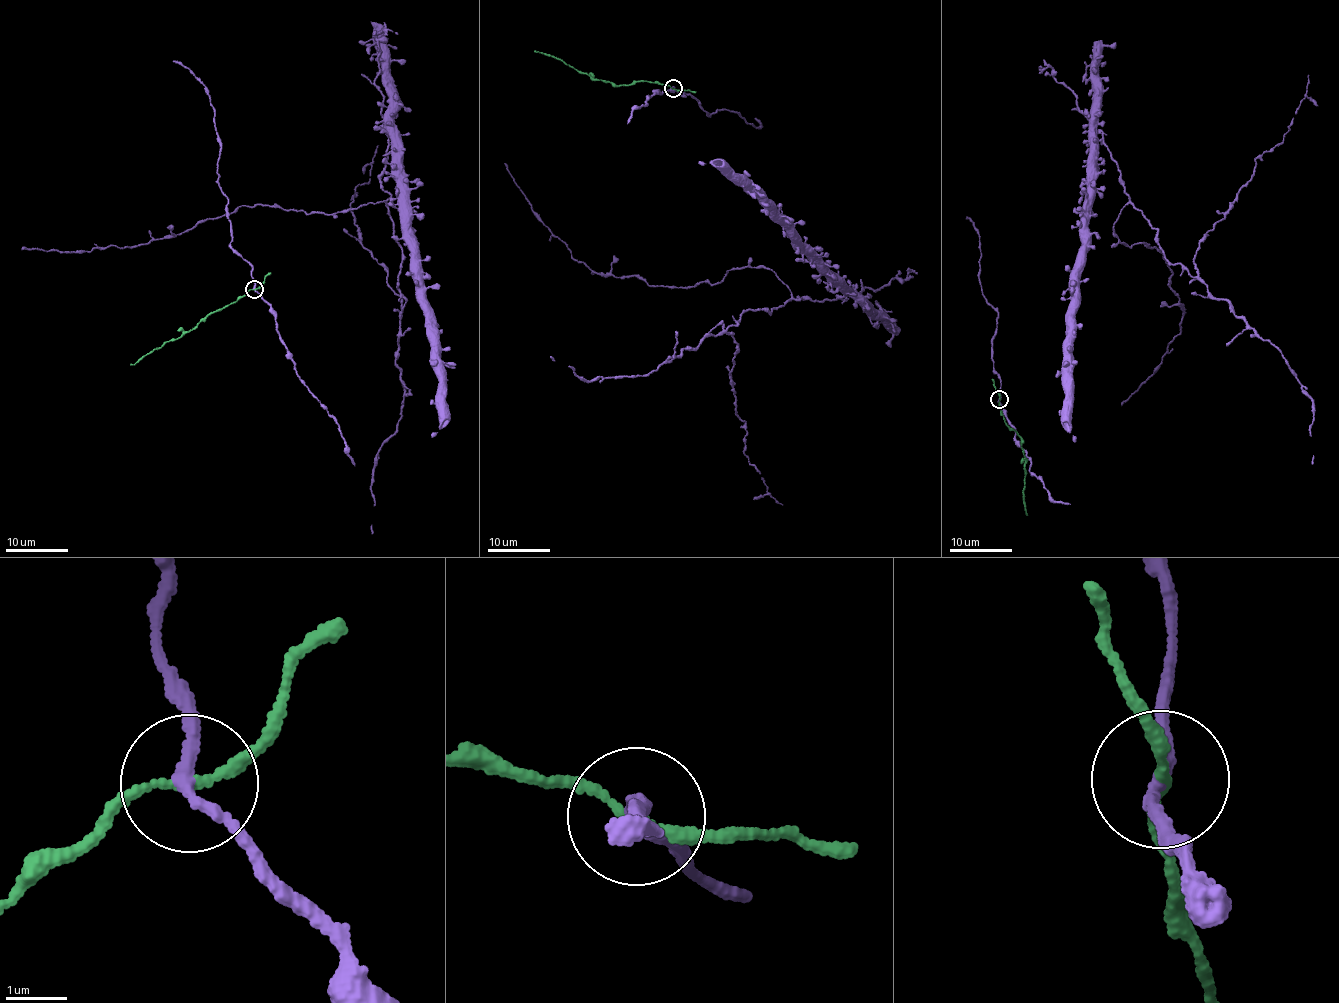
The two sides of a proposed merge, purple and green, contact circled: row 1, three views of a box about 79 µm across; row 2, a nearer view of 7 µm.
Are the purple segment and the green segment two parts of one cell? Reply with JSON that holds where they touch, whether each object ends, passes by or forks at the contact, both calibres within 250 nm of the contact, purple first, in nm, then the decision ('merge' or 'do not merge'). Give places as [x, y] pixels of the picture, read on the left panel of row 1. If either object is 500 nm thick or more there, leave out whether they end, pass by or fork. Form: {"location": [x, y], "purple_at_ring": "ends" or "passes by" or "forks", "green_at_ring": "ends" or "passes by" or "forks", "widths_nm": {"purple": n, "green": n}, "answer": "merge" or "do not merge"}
{"location": [254, 289], "purple_at_ring": "passes by", "green_at_ring": "passes by", "widths_nm": {"purple": 180, "green": 140}, "answer": "do not merge"}

